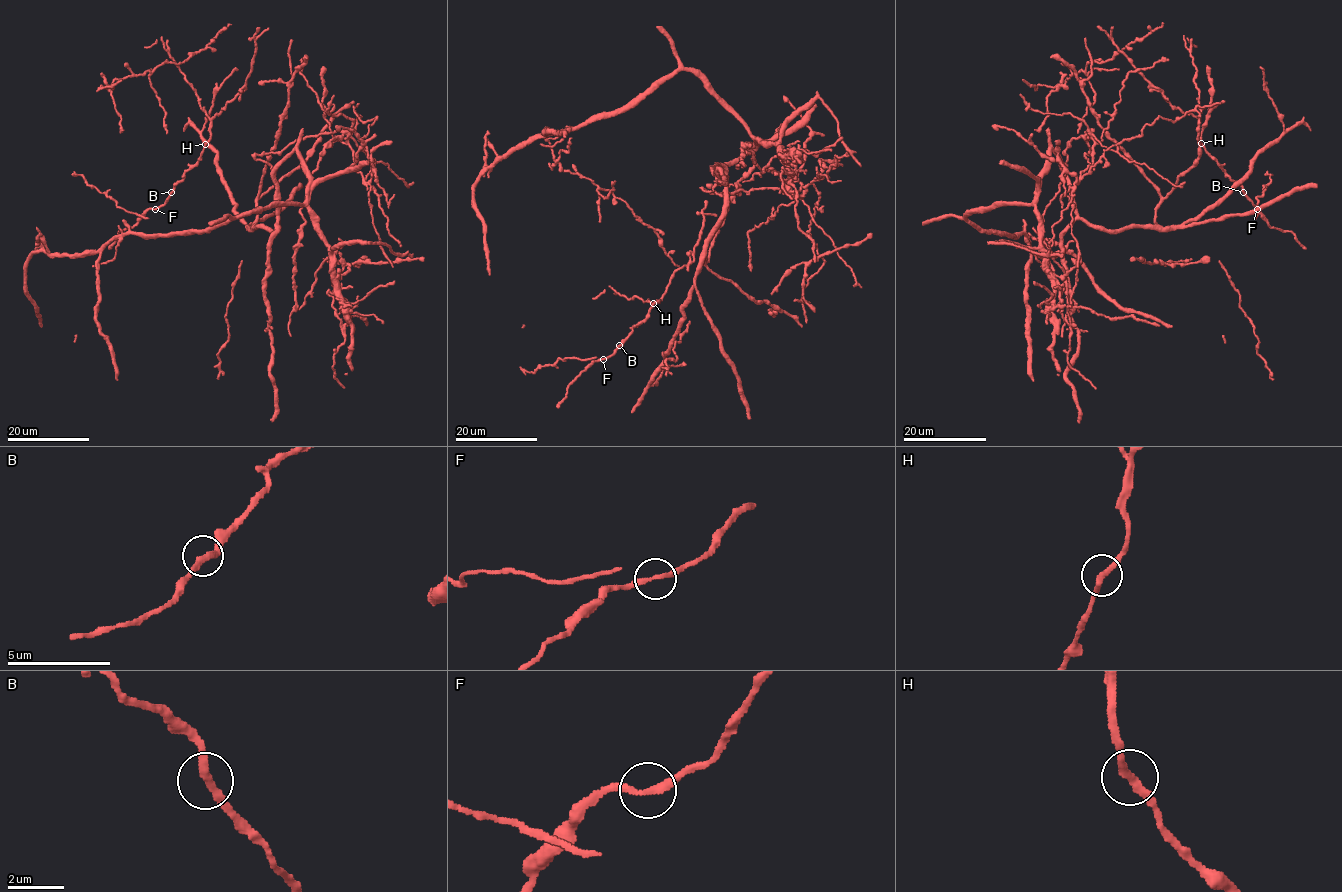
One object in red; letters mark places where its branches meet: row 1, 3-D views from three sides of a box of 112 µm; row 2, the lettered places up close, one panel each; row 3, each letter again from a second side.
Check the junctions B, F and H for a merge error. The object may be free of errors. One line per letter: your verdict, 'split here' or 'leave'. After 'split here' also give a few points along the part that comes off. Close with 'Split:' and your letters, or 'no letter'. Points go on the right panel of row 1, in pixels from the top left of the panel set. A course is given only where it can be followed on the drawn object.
B: leave
F: leave
H: split here
Split: H

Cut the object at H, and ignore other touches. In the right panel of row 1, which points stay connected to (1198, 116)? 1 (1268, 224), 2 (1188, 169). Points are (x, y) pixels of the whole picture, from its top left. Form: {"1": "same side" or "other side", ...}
{"1": "other side", "2": "same side"}

